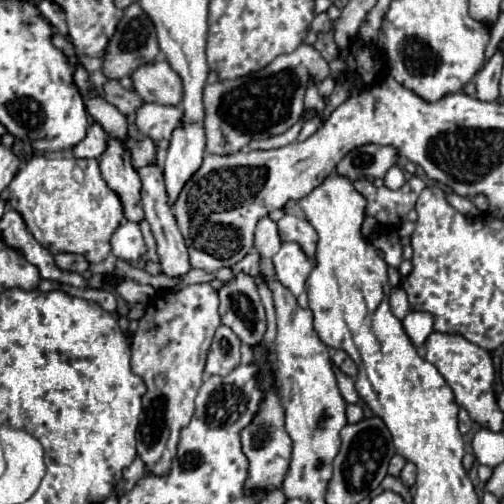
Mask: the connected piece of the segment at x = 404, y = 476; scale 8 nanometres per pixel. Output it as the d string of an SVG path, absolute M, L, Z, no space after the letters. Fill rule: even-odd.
M407 462L405 466L403 466L403 470L401 470L401 474L399 474L399 480L409 488L409 486L413 486L415 484L415 472L417 472L417 468L415 468L415 464L411 464L411 462Z

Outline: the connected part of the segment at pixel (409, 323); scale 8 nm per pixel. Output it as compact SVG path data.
M409 312L403 318L403 328L415 346L423 346L433 332L433 316L429 312Z

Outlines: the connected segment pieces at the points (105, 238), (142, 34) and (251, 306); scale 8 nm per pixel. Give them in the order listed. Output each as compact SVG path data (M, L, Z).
M35 156L17 172L9 184L9 194L11 208L23 216L29 232L51 254L83 254L89 264L99 264L111 252L109 240L123 220L123 206L101 178L97 160Z
M133 2L129 8L125 8L125 14L115 28L115 36L111 36L107 44L107 52L103 56L103 74L111 80L121 80L123 76L131 76L135 68L155 62L157 56L159 56L159 44L157 44L153 22L141 10L141 6Z
M239 272L217 294L221 324L229 326L247 346L259 344L265 334L265 310L257 294L255 278Z

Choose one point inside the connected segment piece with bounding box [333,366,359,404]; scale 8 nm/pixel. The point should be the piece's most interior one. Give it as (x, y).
(346, 387)

